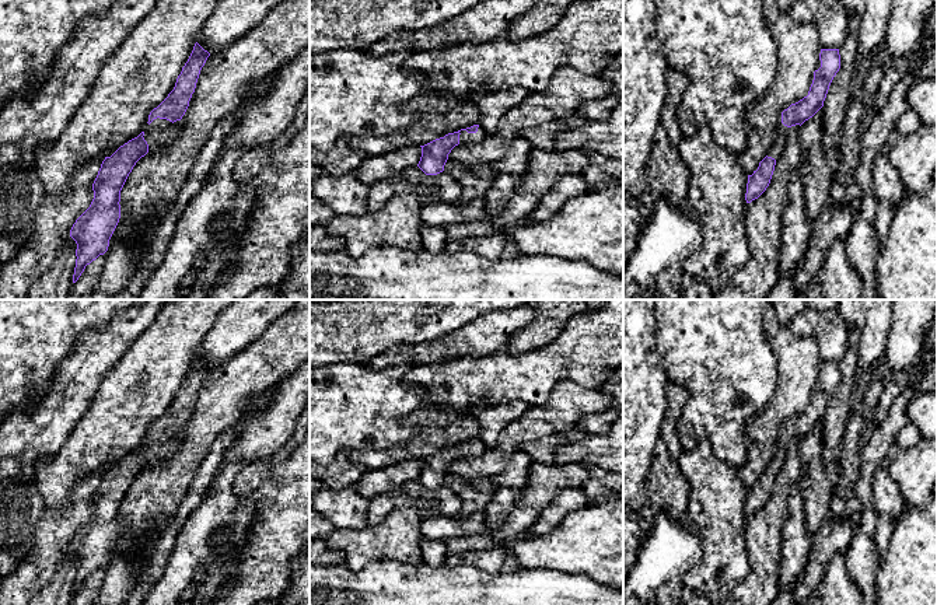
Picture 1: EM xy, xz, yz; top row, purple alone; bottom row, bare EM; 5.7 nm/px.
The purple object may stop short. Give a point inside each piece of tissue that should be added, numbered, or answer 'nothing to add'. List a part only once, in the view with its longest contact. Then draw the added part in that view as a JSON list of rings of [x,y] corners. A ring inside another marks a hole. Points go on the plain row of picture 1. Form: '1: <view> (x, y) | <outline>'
1: xz (464, 451) | [[[480,440],[476,447],[468,447],[466,444],[461,444],[459,447],[459,457],[479,457],[487,451]]]

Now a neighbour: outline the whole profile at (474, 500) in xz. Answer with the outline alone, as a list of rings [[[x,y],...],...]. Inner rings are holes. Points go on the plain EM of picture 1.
[[[447,473],[444,485],[461,499],[461,515],[483,511],[494,499],[494,493],[480,492],[471,479],[464,479],[458,475]]]

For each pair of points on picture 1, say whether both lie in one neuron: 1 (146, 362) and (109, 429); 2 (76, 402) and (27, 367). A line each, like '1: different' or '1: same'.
1: same
2: different

